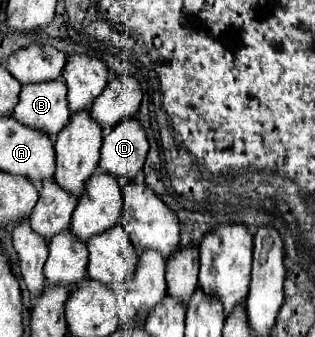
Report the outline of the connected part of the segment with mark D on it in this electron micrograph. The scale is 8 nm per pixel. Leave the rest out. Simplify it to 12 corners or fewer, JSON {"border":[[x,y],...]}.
{"border":[[136,119],[104,137],[98,169],[136,183],[148,139]]}

